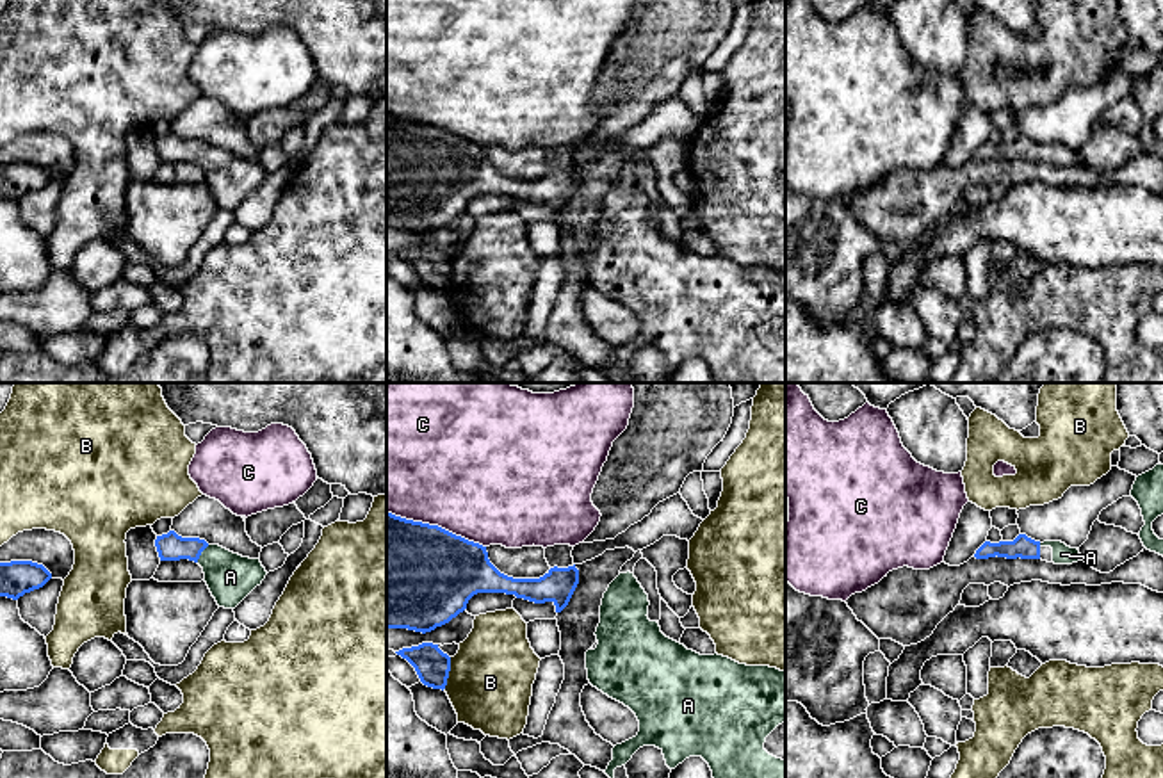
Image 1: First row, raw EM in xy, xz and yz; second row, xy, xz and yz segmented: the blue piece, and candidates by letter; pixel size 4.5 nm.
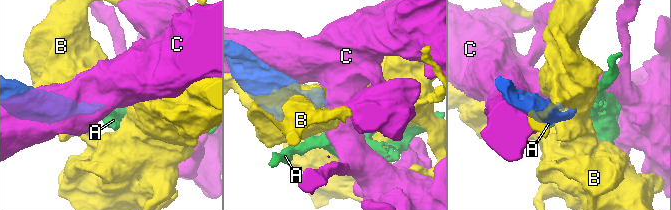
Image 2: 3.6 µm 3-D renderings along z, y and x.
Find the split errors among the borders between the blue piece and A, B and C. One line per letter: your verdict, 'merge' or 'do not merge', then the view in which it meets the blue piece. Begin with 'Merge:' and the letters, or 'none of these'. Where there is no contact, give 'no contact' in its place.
Merge: A
A: merge; contact in xy
B: do not merge; contact in xz
C: do not merge; contact in xz

